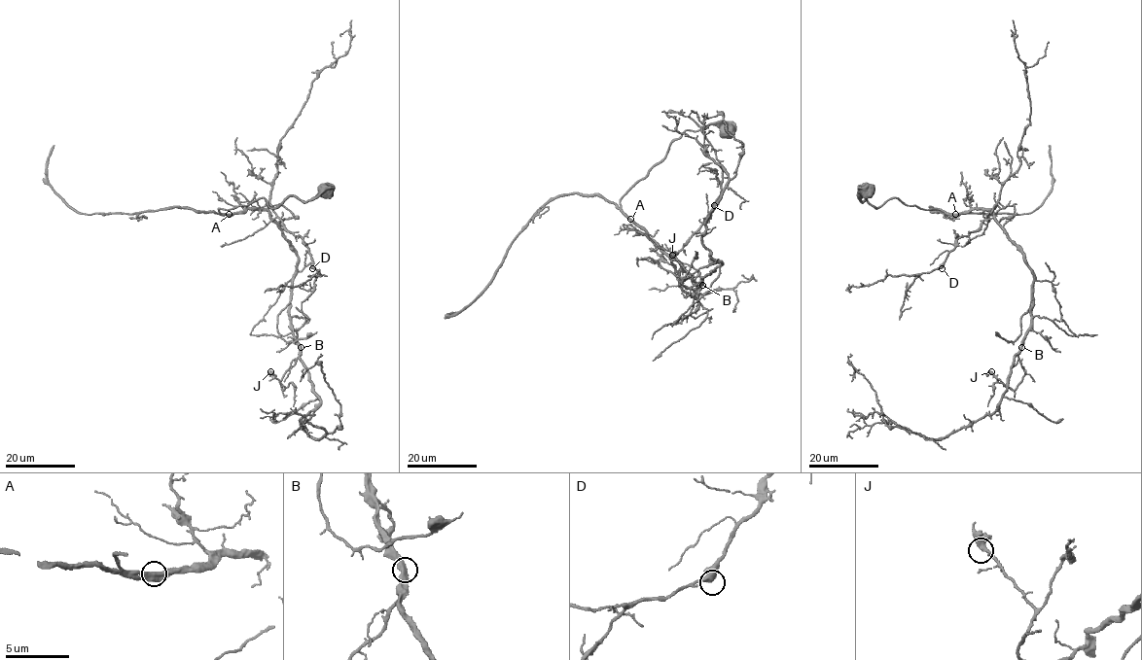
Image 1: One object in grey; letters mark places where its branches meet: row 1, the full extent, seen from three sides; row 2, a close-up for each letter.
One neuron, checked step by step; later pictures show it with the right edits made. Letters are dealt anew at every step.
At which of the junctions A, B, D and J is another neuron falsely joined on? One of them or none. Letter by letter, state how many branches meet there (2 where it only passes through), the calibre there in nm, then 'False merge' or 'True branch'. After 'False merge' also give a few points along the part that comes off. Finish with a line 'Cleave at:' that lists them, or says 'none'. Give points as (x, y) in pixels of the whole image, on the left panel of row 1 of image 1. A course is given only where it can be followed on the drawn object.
A: Branches: 2. Thickness 480 nm. True branch
B: Branches: 2. Thickness 440 nm. True branch
D: Branches: 2. Thickness 480 nm. True branch
J: Branches: 2. Thickness 420 nm. True branch
Cleave at: none

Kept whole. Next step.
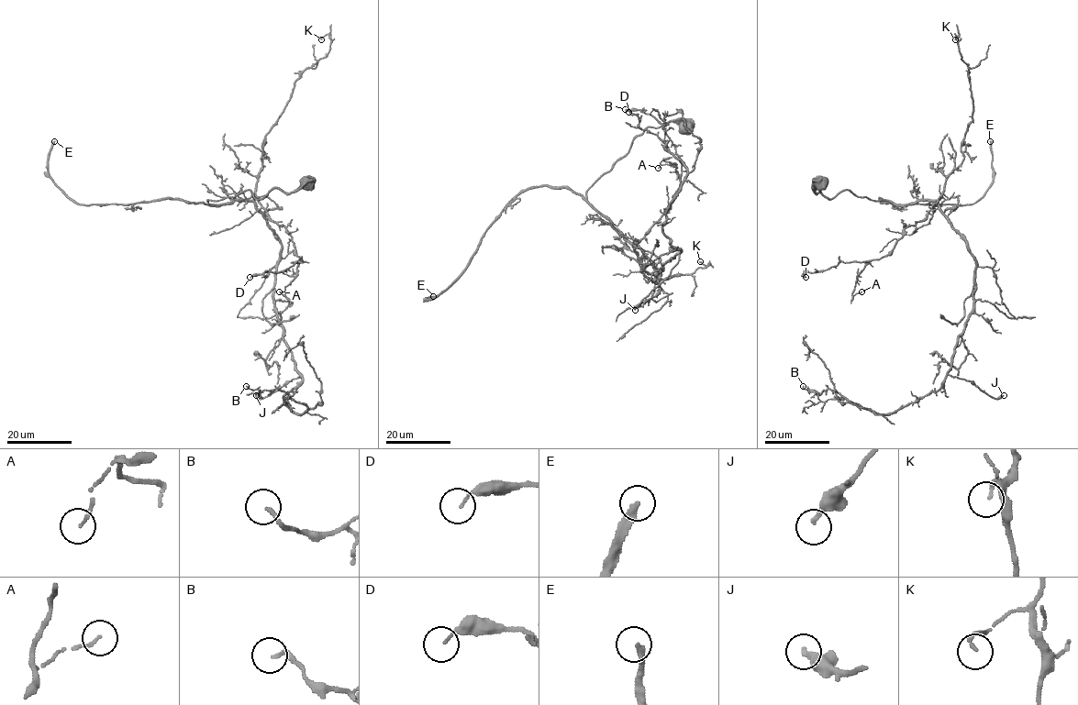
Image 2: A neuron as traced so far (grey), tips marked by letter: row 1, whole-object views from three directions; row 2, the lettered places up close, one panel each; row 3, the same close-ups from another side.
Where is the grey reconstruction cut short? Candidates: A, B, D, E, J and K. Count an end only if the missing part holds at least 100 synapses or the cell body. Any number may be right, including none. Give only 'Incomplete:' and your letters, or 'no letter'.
Incomplete: E

